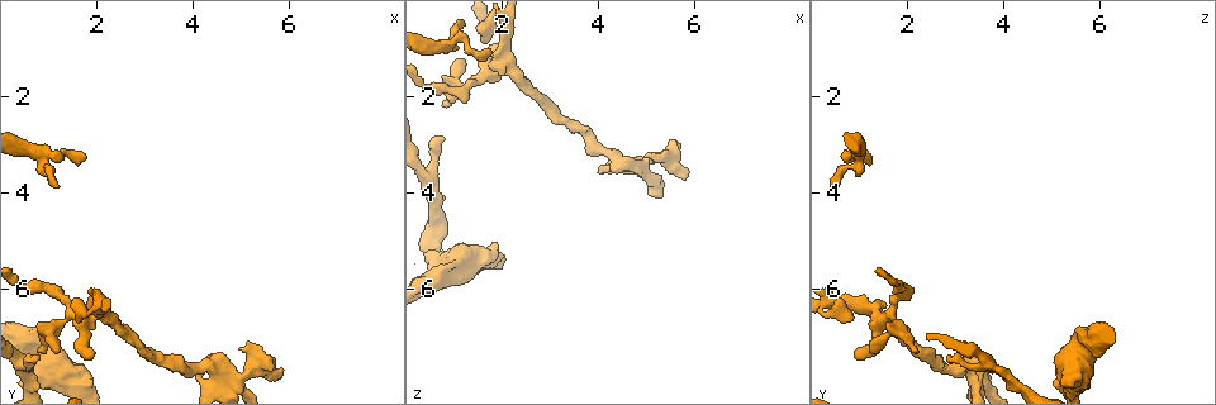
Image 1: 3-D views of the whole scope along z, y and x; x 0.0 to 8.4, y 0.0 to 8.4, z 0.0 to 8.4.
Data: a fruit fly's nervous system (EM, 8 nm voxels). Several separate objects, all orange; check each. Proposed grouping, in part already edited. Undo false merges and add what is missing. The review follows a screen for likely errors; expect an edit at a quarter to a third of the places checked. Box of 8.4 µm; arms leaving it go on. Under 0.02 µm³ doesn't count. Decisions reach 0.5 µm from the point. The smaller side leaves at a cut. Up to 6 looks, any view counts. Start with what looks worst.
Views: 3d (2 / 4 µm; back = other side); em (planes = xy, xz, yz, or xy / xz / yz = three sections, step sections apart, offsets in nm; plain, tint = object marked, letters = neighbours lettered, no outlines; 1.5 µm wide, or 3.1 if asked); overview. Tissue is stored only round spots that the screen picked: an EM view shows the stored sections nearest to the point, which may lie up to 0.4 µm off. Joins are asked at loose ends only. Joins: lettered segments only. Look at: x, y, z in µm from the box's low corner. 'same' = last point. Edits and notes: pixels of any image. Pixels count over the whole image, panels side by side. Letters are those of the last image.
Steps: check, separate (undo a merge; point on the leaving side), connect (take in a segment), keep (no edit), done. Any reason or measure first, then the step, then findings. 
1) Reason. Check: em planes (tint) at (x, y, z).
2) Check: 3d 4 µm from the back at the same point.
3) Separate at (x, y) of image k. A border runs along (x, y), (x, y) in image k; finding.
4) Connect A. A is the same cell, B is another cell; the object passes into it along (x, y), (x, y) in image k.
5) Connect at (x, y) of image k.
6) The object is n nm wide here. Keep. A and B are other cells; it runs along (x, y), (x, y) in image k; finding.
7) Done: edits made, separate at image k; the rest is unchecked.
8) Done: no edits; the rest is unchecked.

Check: 3d 4 µm at (1.85, 3.30, 1.10).

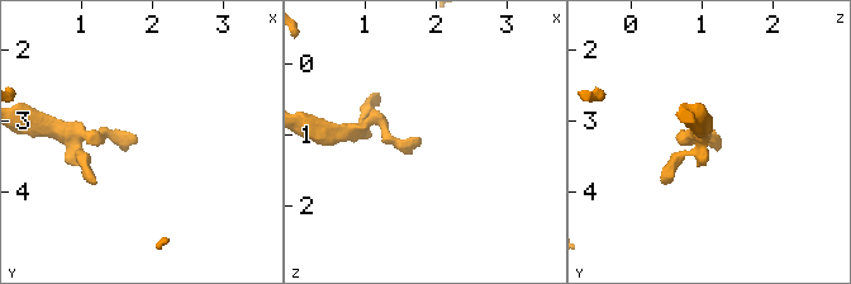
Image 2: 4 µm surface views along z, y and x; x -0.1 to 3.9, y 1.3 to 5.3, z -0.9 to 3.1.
Check: em planes (tint) at (1.80, 3.30, 1.10).

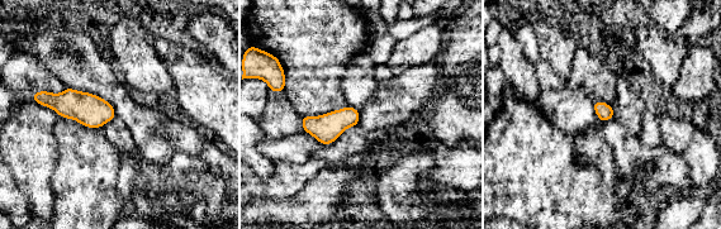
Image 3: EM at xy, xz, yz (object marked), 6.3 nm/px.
See the neighbours. Check: em planes (letters) at the same point.

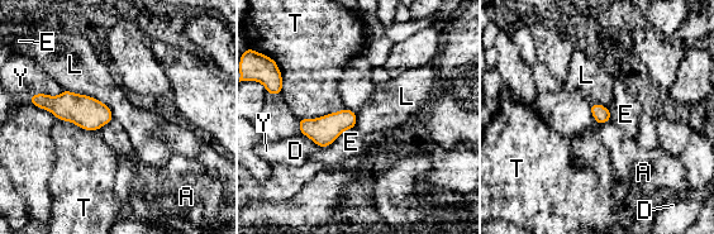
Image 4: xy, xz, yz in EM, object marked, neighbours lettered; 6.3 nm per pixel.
Keep. A, D, E, L, T and Y are other cells; a border runs along (63, 89), (103, 101), (114, 119) in image 4; none of them fits.

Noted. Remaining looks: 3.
An open end. Check: em planes (letters) at (0.80, 7.30, 2.20).

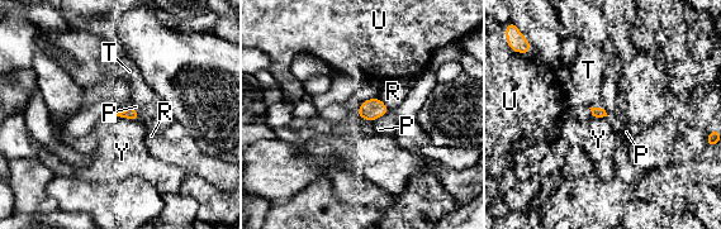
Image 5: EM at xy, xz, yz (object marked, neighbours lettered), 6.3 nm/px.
Keep. P, R, T, U and Y are other cells; a border runs along (115, 114), (137, 120) in image 5; none of them fits.

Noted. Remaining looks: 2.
Done: no edits; the rest is unchecked.

